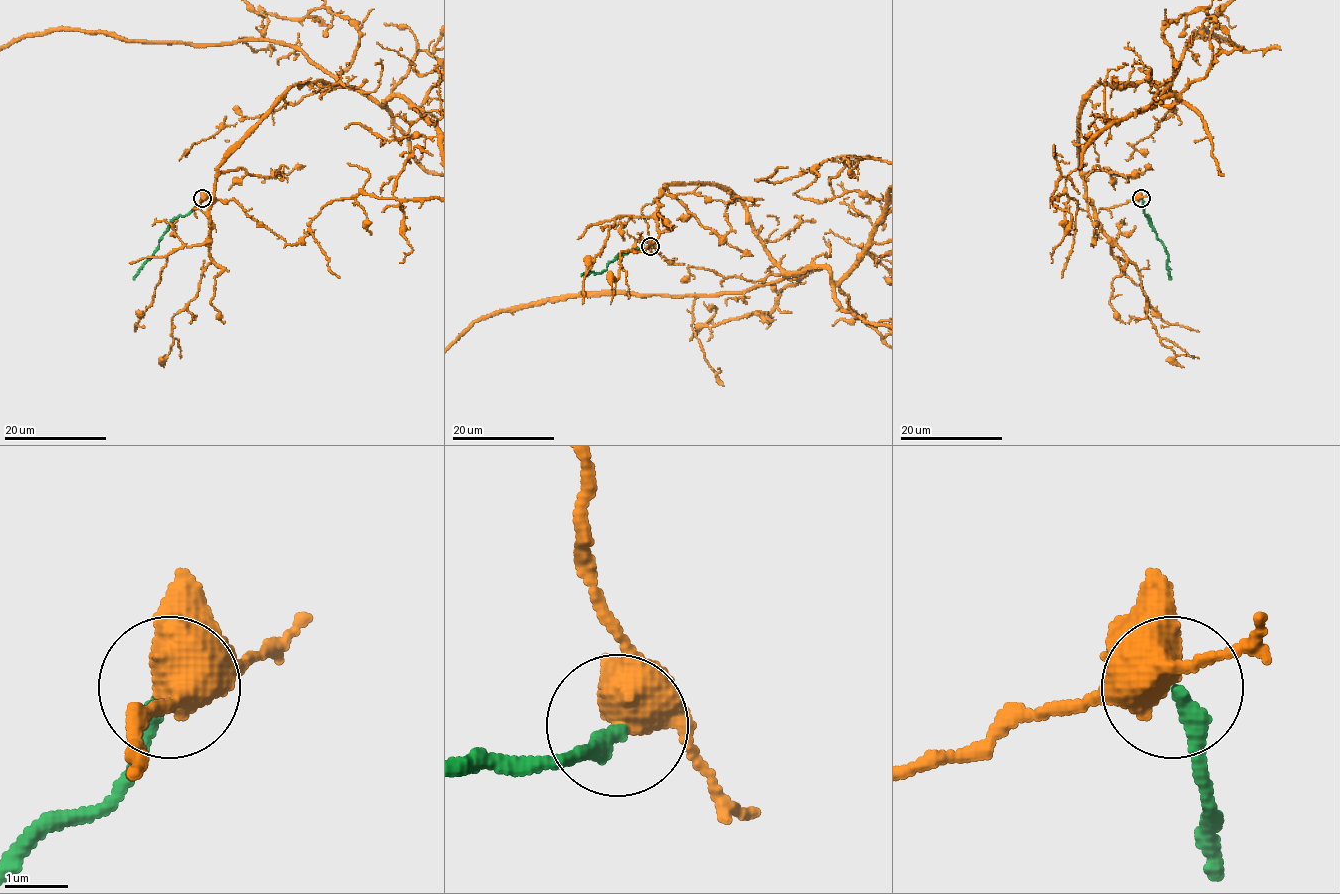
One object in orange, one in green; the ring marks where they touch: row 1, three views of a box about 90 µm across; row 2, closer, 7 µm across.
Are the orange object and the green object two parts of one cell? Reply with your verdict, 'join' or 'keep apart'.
keep apart

